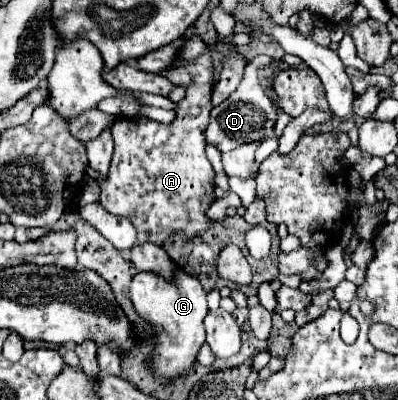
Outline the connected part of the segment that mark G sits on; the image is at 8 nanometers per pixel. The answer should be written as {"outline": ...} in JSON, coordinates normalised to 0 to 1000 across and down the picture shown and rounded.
{"outline":[[[442,670],[437,695],[417,700],[387,680],[347,680],[332,695],[327,740],[337,770],[357,795],[367,795],[397,830],[387,830],[387,855],[397,860],[382,890],[382,930],[407,945],[462,940],[472,920],[492,905],[492,885],[513,860],[513,790],[523,780],[518,765],[518,725],[503,700],[482,685]]]}

